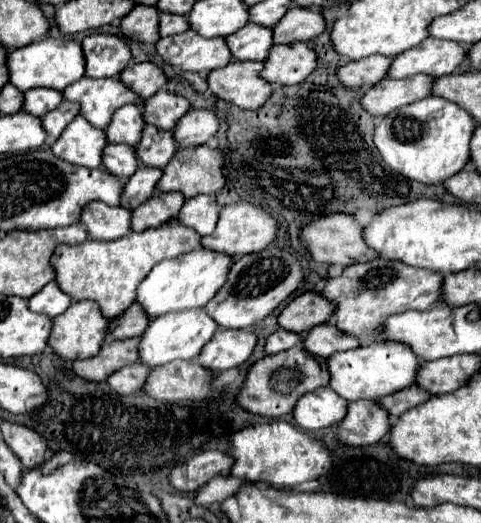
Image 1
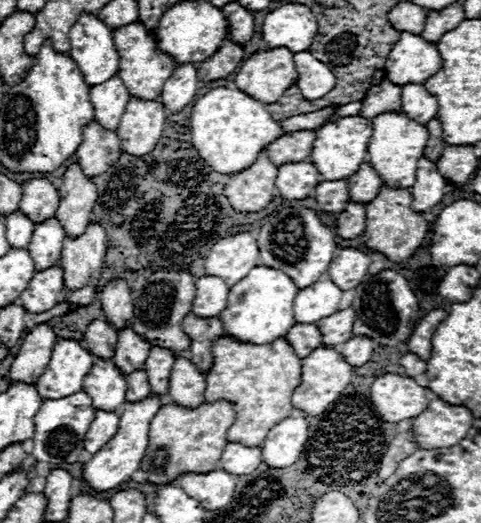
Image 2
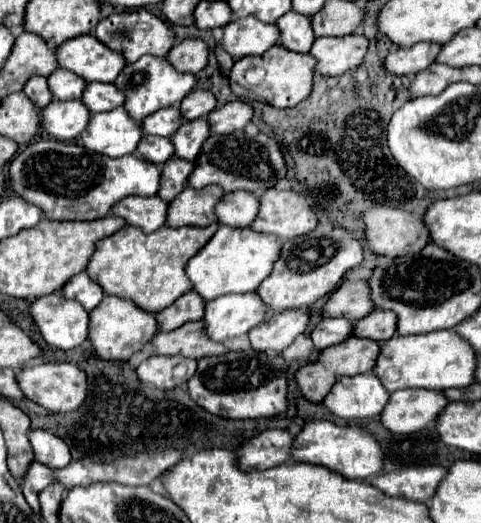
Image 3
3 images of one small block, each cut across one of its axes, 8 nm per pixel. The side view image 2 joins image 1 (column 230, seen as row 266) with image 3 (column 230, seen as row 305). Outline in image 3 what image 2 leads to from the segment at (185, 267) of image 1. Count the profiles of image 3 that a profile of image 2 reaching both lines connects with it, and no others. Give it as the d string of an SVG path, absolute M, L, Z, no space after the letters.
M220 226L210 242L198 250L186 264L186 276L192 282L192 290L204 300L218 298L230 292L254 292L262 280L272 272L272 264L278 260L280 244L276 236L258 234L250 228Z

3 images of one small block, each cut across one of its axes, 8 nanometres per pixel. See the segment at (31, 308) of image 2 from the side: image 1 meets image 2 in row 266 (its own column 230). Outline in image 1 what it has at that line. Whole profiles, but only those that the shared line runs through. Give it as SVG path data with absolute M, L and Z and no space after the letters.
M188 30L184 34L160 38L156 42L158 54L166 64L180 66L182 70L190 72L212 72L216 68L224 68L230 60L230 48L226 38L218 36L214 40L198 36L198 32Z

